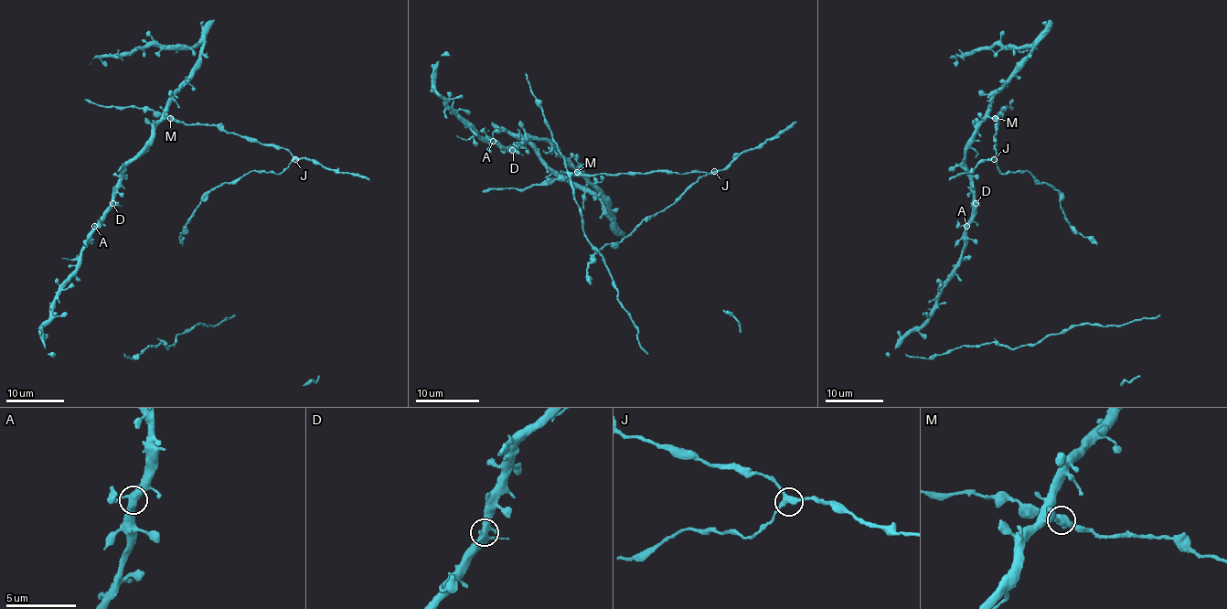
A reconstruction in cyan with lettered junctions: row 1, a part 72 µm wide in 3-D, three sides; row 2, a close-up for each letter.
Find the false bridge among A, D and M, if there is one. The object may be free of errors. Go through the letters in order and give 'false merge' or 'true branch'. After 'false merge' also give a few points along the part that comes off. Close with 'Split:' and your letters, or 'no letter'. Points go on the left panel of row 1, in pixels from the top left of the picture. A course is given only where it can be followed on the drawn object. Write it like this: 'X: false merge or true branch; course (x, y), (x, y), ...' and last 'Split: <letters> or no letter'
A: true branch
D: true branch
M: false merge; course (170, 117), (219, 124), (284, 148), (292, 161), (279, 174), (250, 171), (215, 186), (180, 233), (182, 245)
Split: M

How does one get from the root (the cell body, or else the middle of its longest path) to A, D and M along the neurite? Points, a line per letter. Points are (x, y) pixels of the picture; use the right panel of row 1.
A: (940, 292), (940, 285), (959, 260), (966, 226)
D: (940, 292), (940, 285), (959, 260), (964, 232), (972, 218), (976, 203)
M: (940, 292), (959, 260), (964, 232), (972, 218), (965, 149), (976, 131), (988, 117), (996, 117)

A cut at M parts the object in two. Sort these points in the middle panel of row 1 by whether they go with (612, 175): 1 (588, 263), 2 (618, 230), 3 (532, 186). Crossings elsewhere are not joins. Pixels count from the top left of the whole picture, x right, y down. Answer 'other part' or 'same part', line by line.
1: same part
2: other part
3: same part

